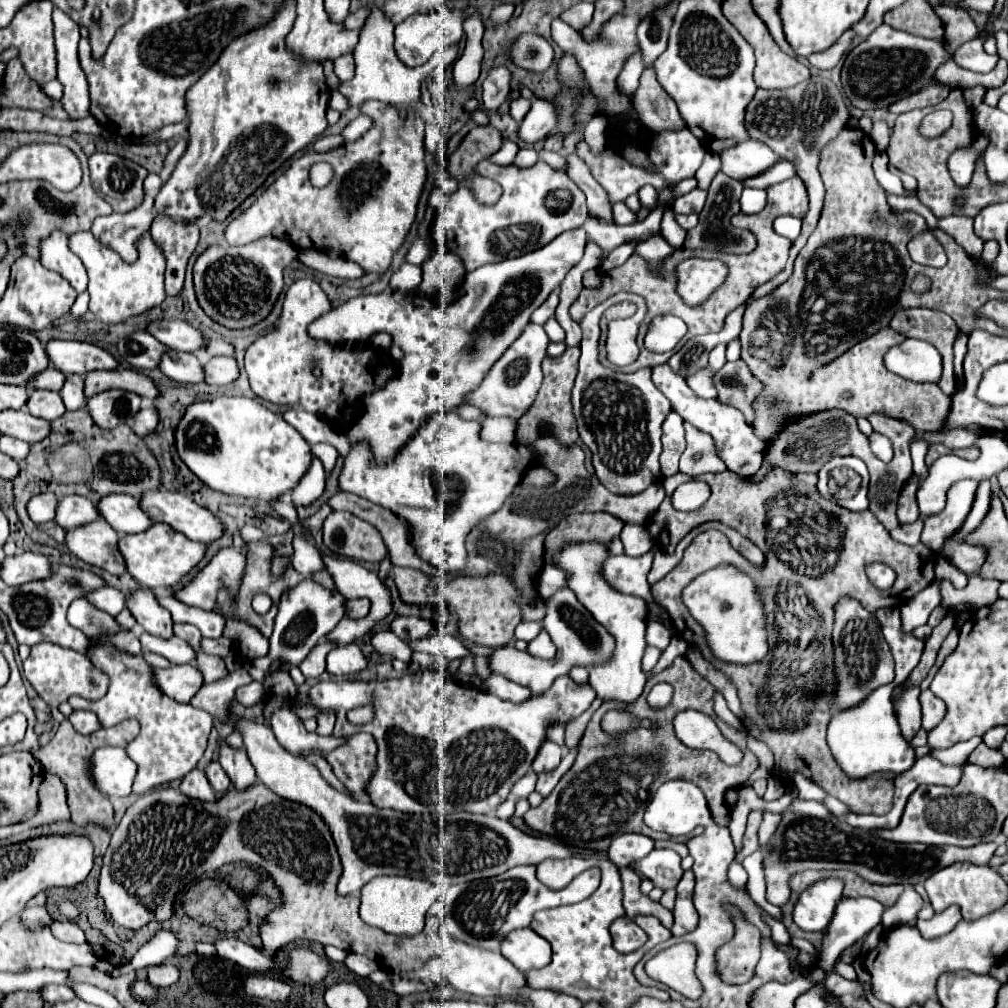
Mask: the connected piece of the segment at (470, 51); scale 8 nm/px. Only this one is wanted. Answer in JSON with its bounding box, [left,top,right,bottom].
[453,14,485,88]

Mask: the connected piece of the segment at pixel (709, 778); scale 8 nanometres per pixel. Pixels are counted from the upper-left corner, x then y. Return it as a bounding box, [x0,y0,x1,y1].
[523,658,757,852]

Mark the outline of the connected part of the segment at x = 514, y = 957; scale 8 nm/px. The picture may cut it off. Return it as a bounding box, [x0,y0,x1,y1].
[501,928,551,972]

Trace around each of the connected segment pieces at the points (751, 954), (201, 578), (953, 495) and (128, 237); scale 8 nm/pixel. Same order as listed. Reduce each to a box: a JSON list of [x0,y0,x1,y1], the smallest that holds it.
[[715,920,761,984],[173,548,245,610],[923,480,977,552],[91,195,154,262]]

